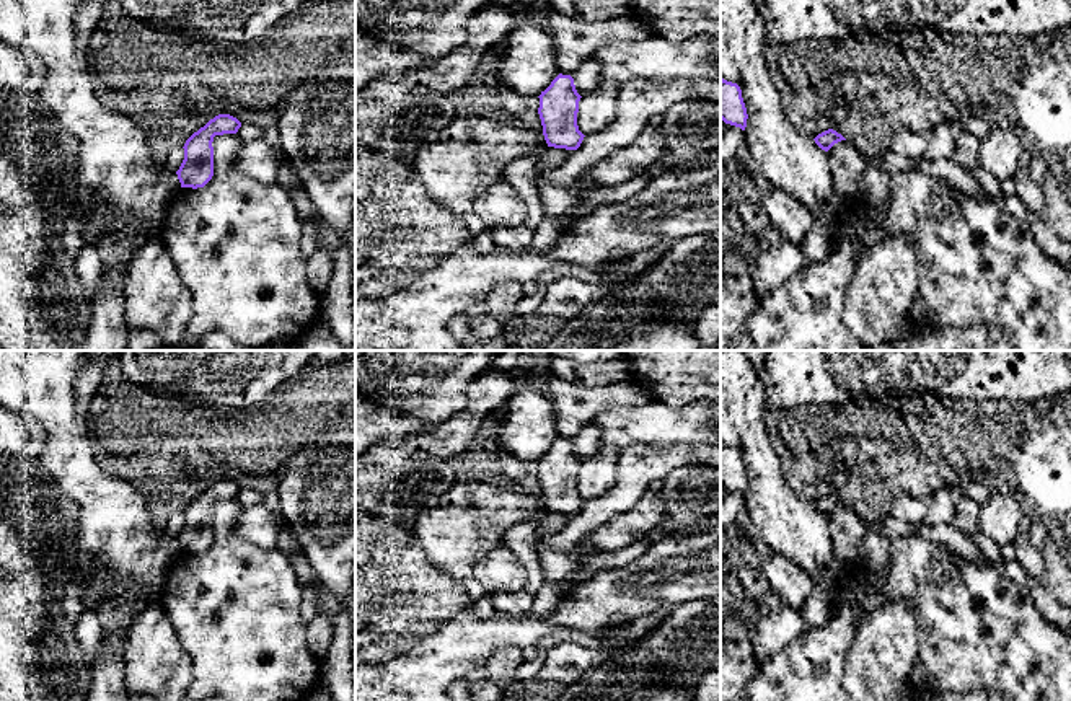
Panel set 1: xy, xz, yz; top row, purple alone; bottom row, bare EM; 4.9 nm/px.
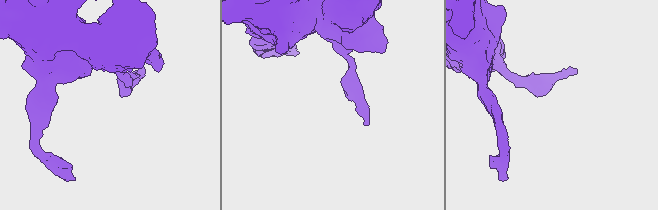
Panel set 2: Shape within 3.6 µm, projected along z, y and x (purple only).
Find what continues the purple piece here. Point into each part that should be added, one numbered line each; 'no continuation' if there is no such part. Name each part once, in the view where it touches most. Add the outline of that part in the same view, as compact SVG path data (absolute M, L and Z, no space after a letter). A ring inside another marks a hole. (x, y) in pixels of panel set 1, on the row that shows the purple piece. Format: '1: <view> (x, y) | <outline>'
no continuation

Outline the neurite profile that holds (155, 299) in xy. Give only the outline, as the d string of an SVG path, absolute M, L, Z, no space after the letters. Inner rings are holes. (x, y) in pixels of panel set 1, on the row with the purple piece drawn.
M145 238L130 258L122 276L122 302L129 331L147 329L163 347L191 344L186 333L191 292L160 238Z

